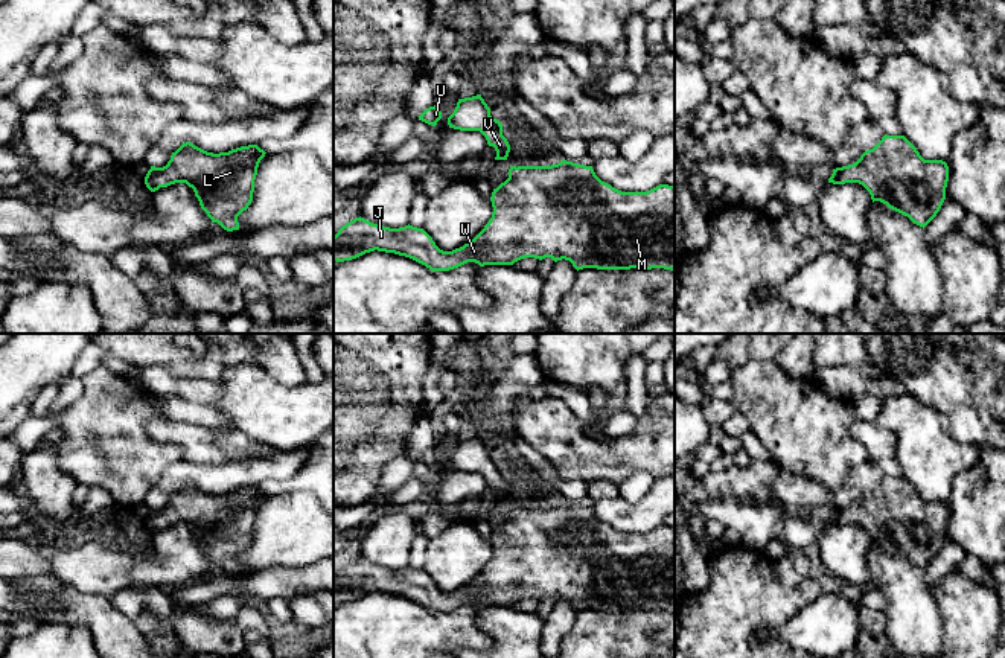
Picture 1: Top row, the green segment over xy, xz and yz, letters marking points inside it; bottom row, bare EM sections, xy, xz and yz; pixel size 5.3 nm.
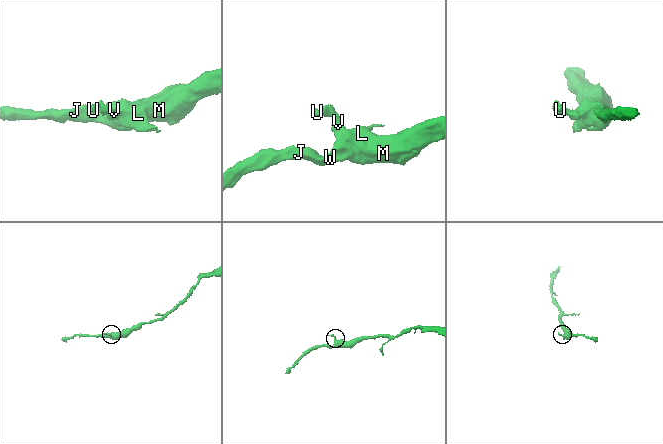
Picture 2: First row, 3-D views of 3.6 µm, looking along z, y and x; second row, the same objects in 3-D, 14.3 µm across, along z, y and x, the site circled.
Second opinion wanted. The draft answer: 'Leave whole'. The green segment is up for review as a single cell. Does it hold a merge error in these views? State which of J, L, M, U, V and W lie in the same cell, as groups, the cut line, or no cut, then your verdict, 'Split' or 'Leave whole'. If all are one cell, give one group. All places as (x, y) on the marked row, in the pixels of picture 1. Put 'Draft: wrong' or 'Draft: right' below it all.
Groups: J L M U V W. No split. Leave whole
Draft: right

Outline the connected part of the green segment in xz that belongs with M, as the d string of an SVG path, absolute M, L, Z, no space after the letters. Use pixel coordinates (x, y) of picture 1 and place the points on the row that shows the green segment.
M562 160L551 166L510 166L509 178L493 189L490 201L493 212L484 228L472 241L452 251L440 250L423 228L410 224L390 228L359 216L343 225L333 236L333 260L352 260L378 250L410 257L431 271L449 271L467 262L480 267L513 265L525 257L539 260L551 257L554 262L565 259L577 271L583 268L675 271L675 186L659 184L647 192L621 192L601 181L592 166Z

